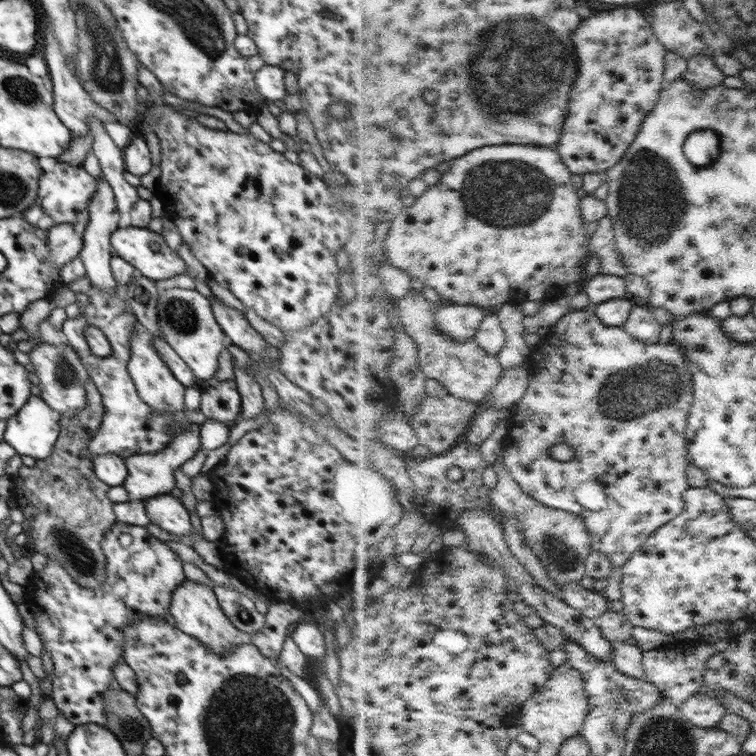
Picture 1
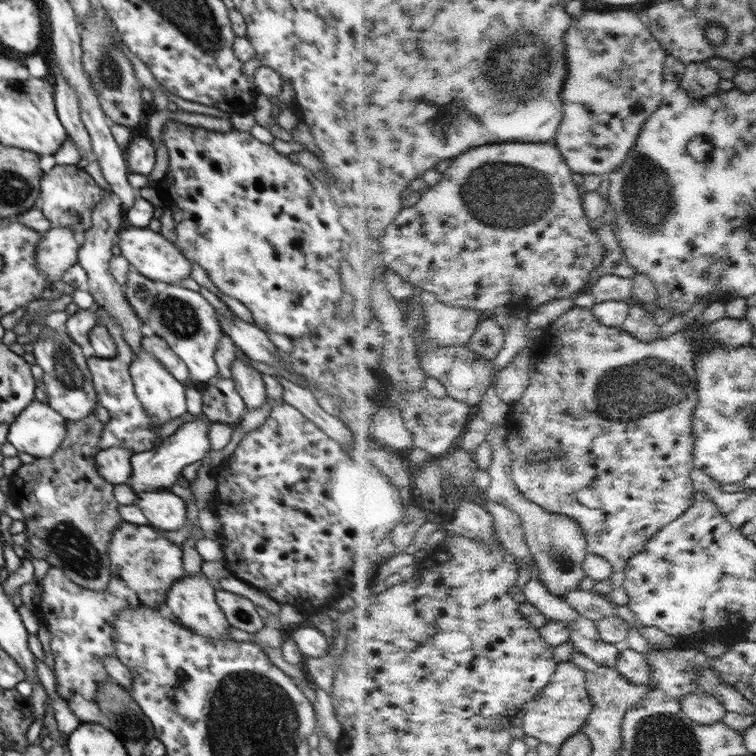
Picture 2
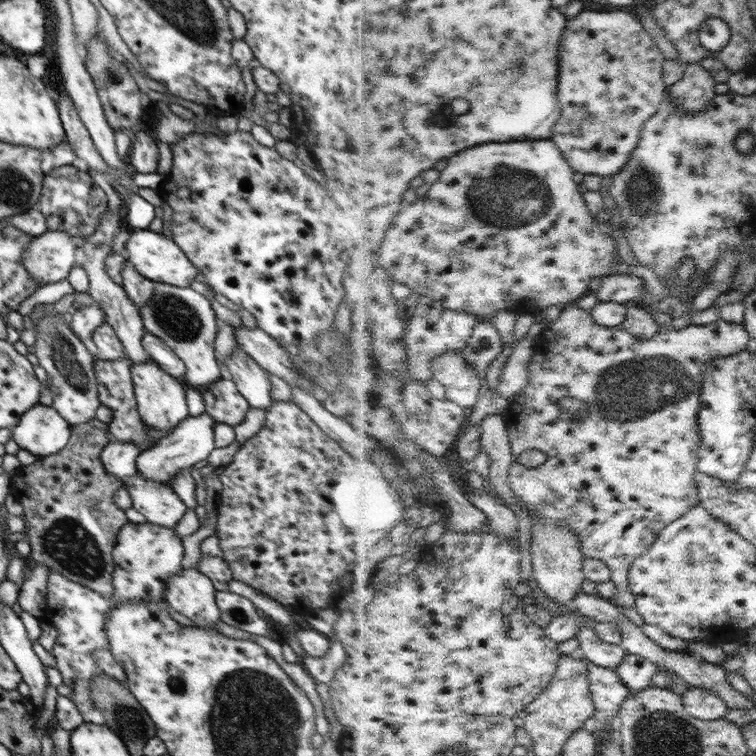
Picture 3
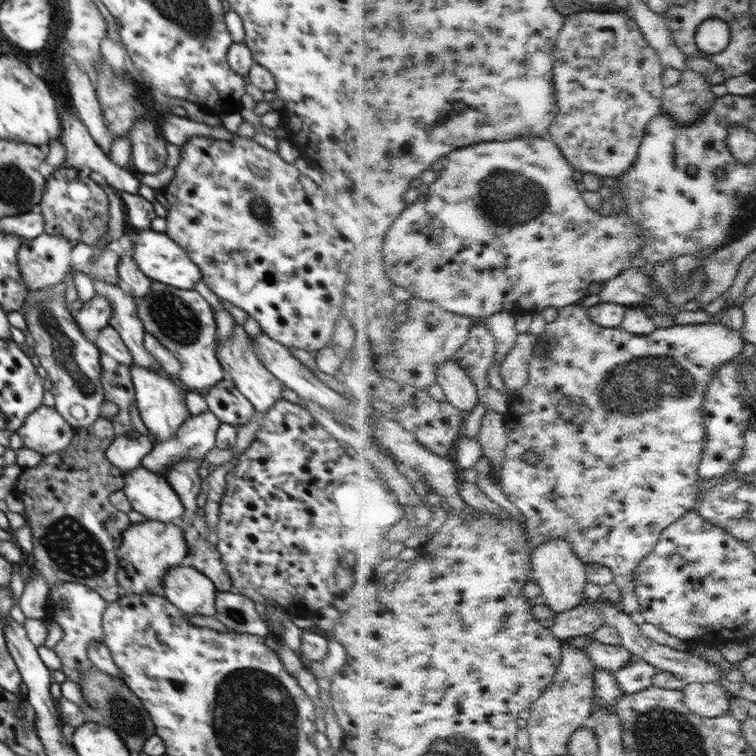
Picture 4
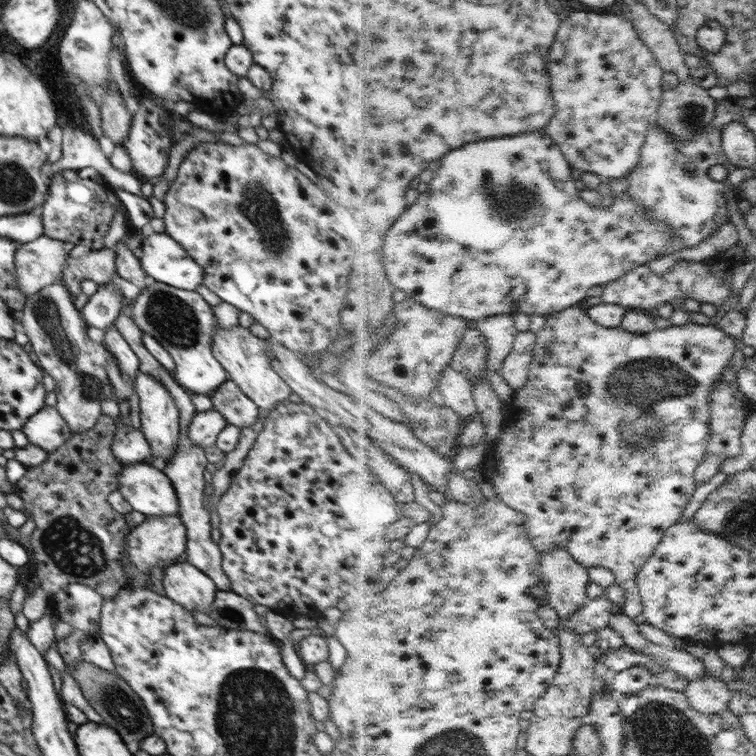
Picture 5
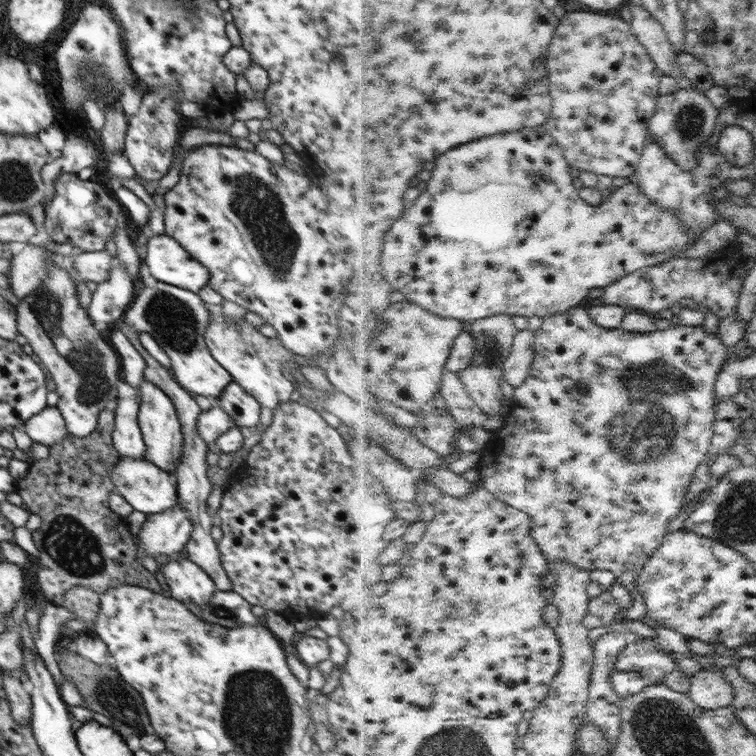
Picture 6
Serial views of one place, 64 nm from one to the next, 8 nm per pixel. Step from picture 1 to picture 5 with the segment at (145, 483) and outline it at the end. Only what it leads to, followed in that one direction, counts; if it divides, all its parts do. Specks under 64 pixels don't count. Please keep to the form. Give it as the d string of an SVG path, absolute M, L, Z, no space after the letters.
M212 408L206 412L197 412L188 429L189 439L195 445L212 447L217 442L217 436L226 428L227 422L222 413Z

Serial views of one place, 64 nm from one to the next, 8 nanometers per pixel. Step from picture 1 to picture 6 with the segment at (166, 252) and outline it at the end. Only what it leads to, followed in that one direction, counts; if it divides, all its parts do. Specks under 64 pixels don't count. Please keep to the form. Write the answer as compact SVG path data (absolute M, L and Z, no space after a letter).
M168 235L148 239L144 264L160 282L197 293L212 277L208 268L198 262L179 242Z

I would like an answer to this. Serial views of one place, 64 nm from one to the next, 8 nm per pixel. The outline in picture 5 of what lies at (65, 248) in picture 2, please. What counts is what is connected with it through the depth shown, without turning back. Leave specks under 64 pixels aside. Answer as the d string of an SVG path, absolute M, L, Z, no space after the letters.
M46 235L25 242L15 252L16 284L22 294L40 292L62 277L63 264L68 258L64 242Z

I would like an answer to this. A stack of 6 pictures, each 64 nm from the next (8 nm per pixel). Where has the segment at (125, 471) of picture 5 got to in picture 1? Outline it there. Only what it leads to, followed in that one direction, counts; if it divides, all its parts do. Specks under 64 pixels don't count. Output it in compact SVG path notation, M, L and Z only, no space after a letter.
M166 493L144 499L143 503L152 524L156 524L173 536L182 536L180 542L193 546L190 539L193 530L190 515L180 498Z

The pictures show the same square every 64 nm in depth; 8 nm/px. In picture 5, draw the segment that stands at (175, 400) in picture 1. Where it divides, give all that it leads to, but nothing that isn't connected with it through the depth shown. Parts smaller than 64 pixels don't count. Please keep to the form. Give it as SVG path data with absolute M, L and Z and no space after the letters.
M139 370L134 380L134 387L139 396L140 430L144 433L150 445L151 458L154 458L153 465L158 470L164 471L167 467L167 462L175 454L175 449L179 442L179 434L181 433L179 407L176 406L175 399L172 398L167 387L159 379L152 378L150 374L144 374Z

